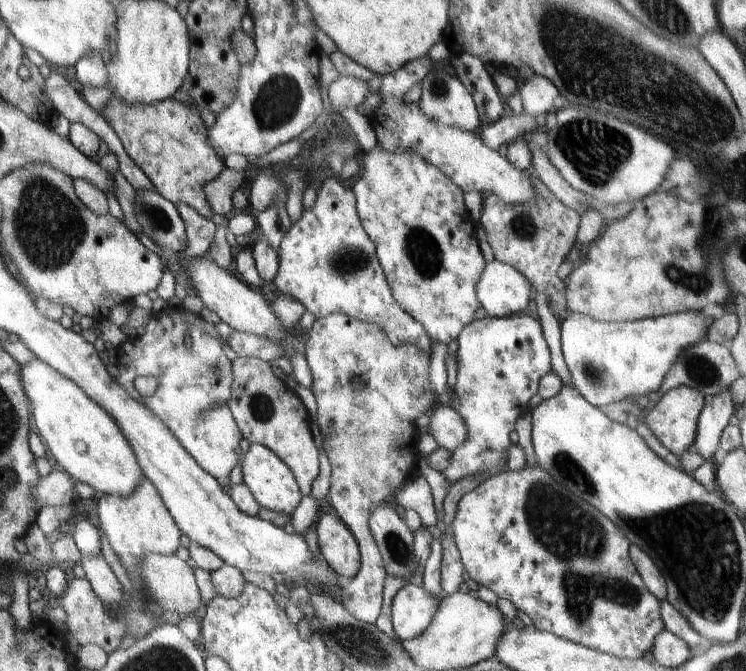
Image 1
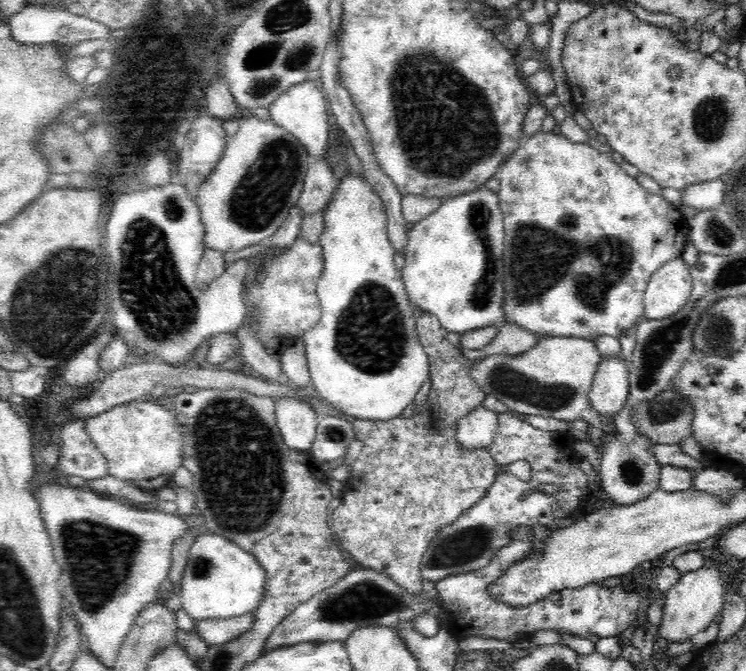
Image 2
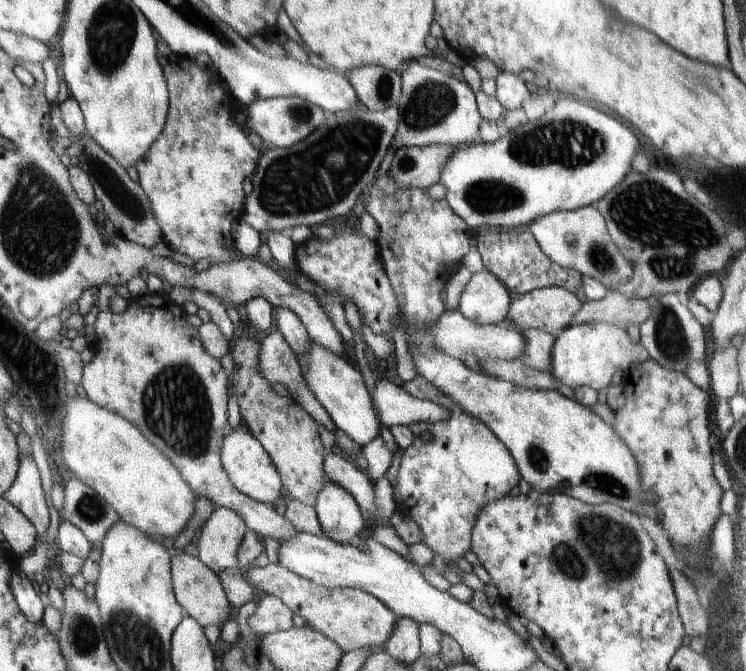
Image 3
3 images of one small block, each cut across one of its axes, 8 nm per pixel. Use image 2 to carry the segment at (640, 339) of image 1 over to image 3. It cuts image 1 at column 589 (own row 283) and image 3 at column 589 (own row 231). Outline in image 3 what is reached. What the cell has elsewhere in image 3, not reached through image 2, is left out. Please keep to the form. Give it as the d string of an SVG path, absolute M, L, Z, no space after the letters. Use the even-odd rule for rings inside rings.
M590 322L569 326L559 332L552 349L551 374L573 391L586 386L598 393L611 385L613 376L618 370L627 373L630 366L636 366L648 359L650 356L642 342L632 342L627 330L608 322Z

